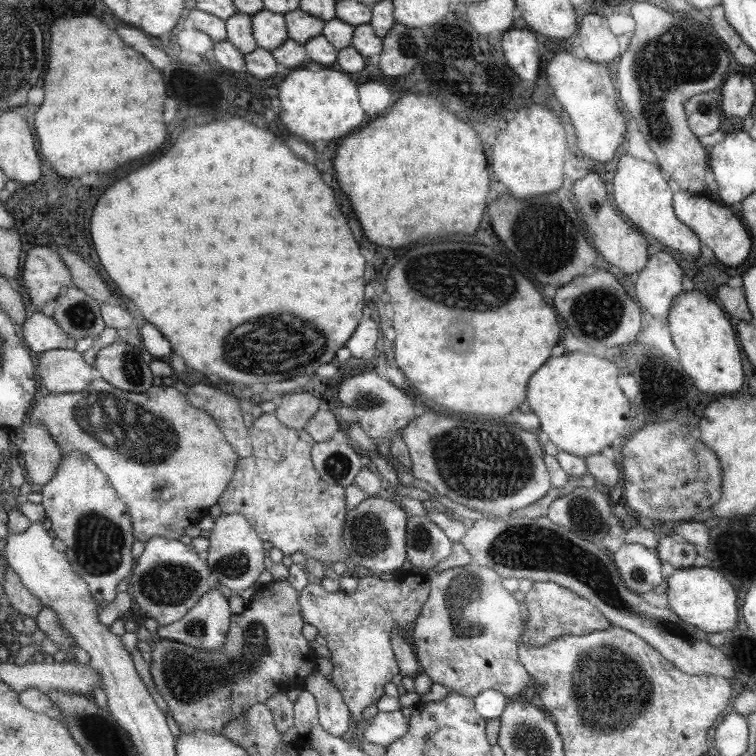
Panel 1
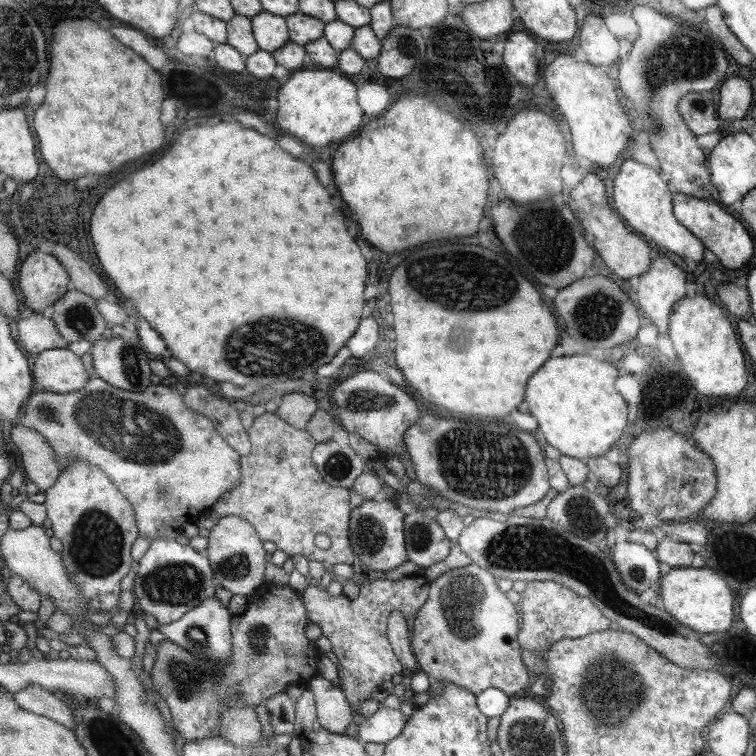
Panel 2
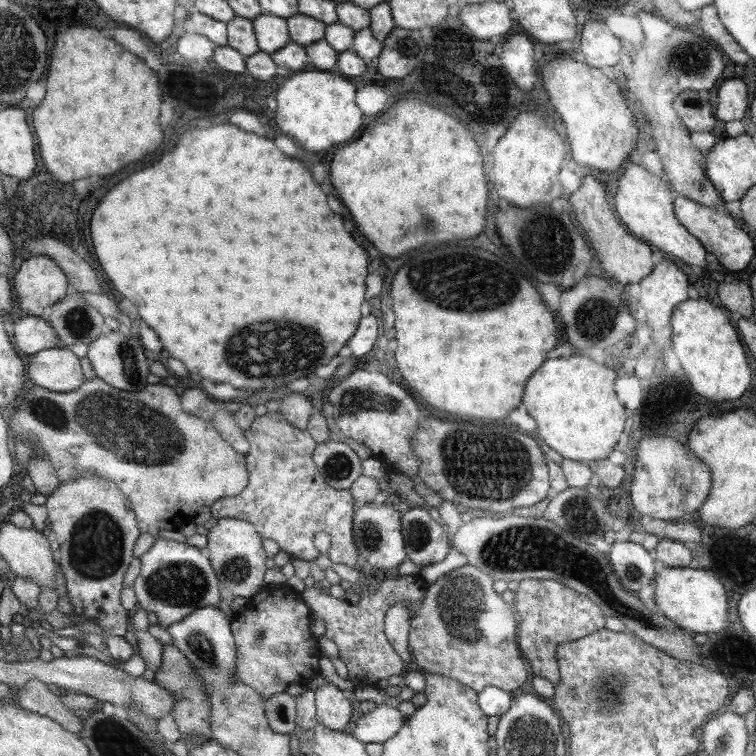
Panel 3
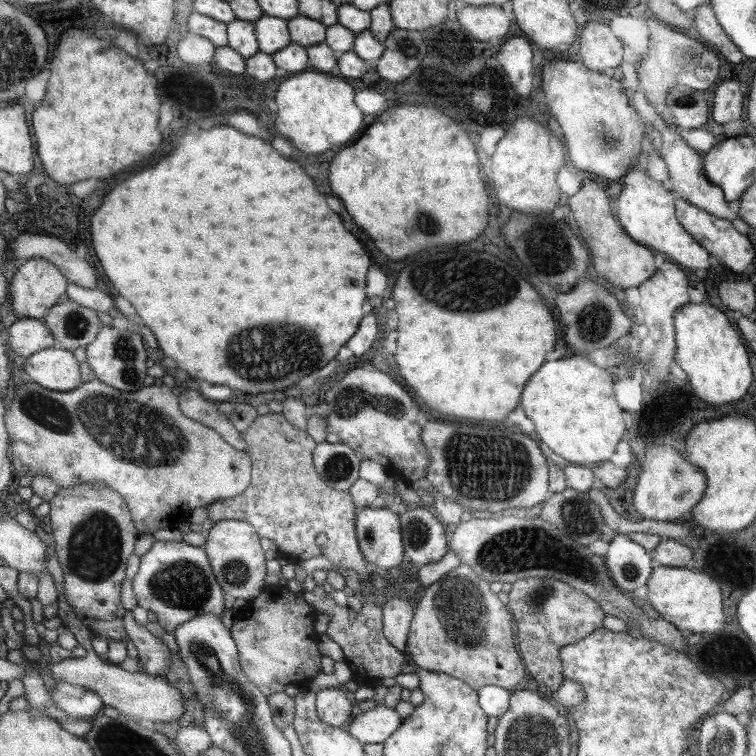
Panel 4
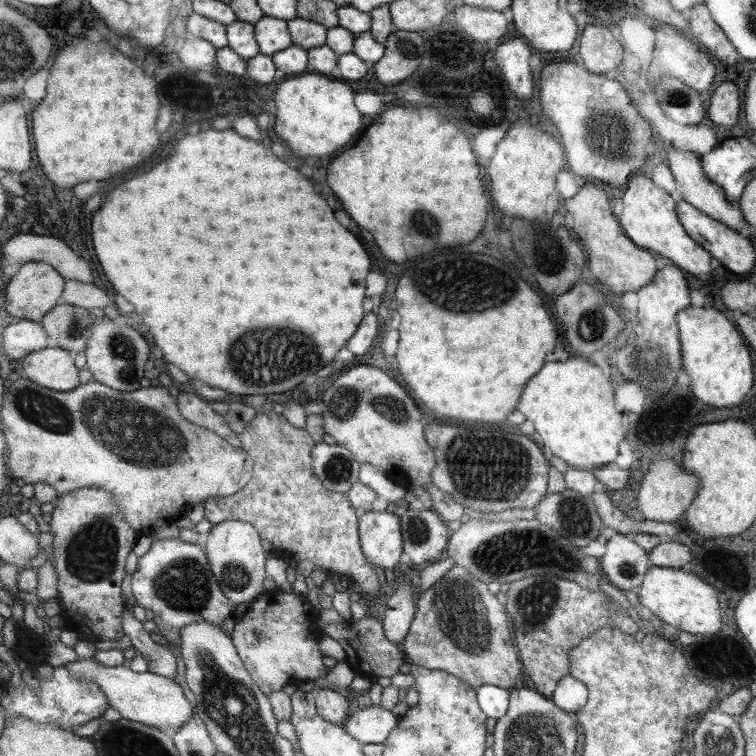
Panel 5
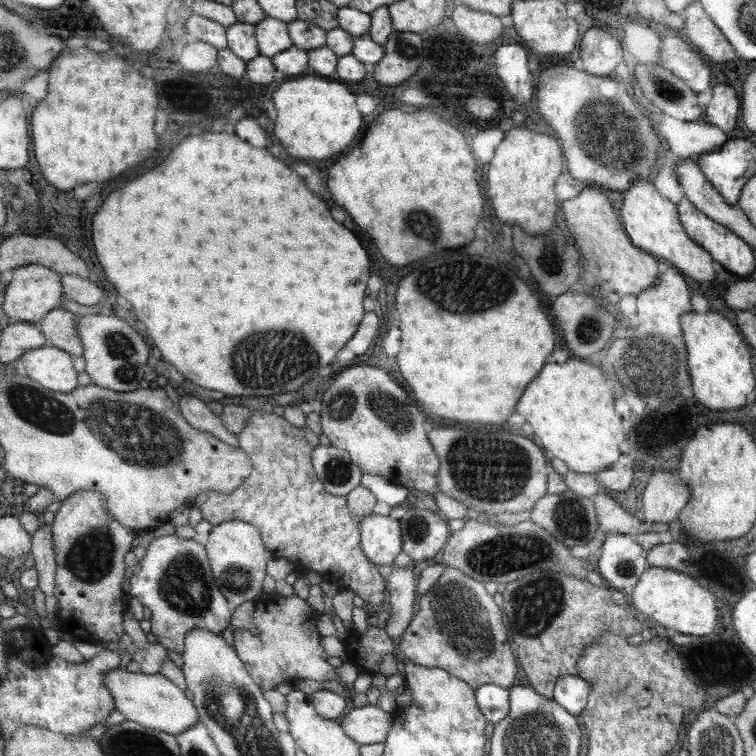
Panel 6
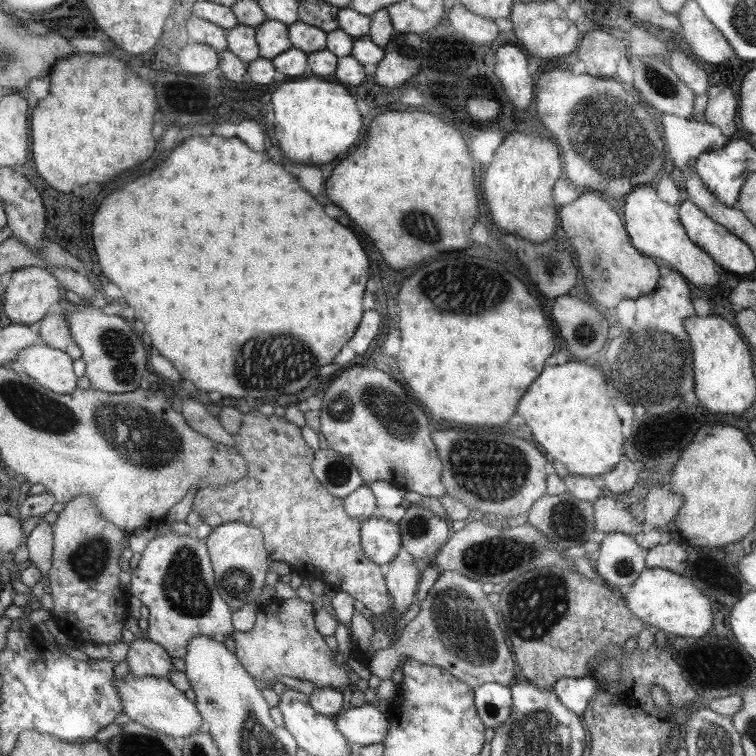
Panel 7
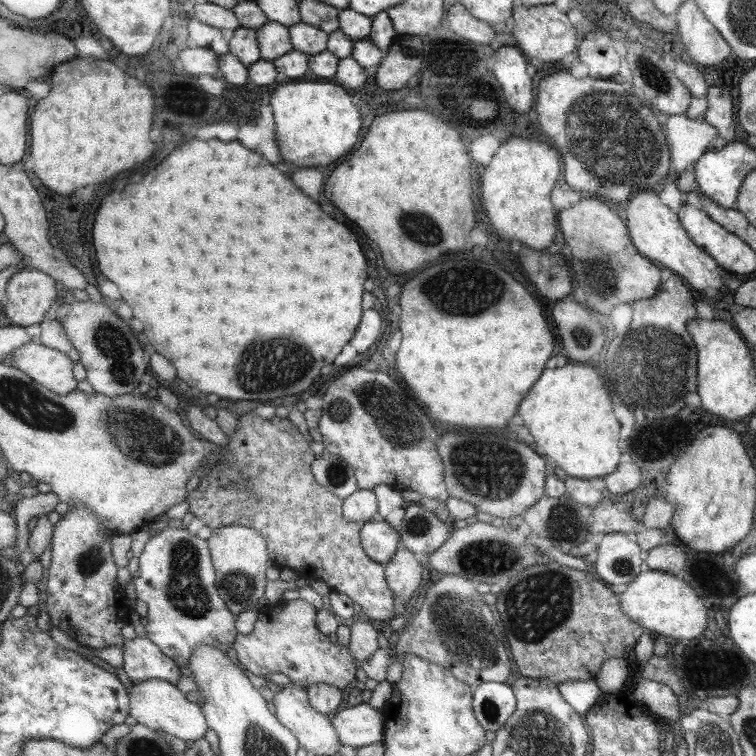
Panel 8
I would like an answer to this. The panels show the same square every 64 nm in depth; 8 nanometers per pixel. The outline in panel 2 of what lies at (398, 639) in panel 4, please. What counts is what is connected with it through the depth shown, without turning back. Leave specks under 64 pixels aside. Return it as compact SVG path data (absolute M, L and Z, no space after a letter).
M393 612L389 617L388 636L390 636L391 647L403 664L405 674L413 673L418 668L418 661L412 650L406 618L401 612Z

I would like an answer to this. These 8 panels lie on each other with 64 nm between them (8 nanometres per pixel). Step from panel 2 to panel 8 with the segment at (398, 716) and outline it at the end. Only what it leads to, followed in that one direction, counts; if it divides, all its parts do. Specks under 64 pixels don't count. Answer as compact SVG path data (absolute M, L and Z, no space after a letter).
M368 703L349 706L332 714L332 724L344 746L360 748L382 742L386 720L378 709Z

